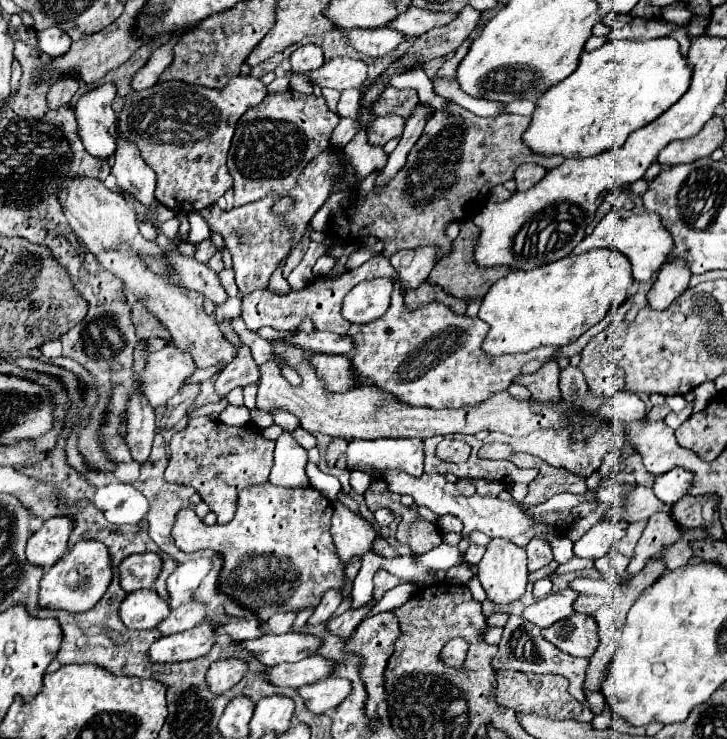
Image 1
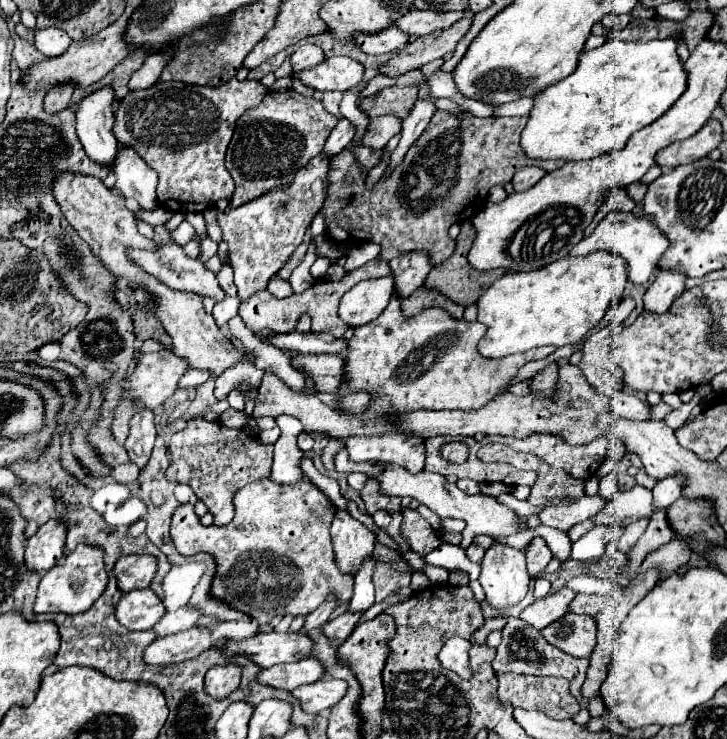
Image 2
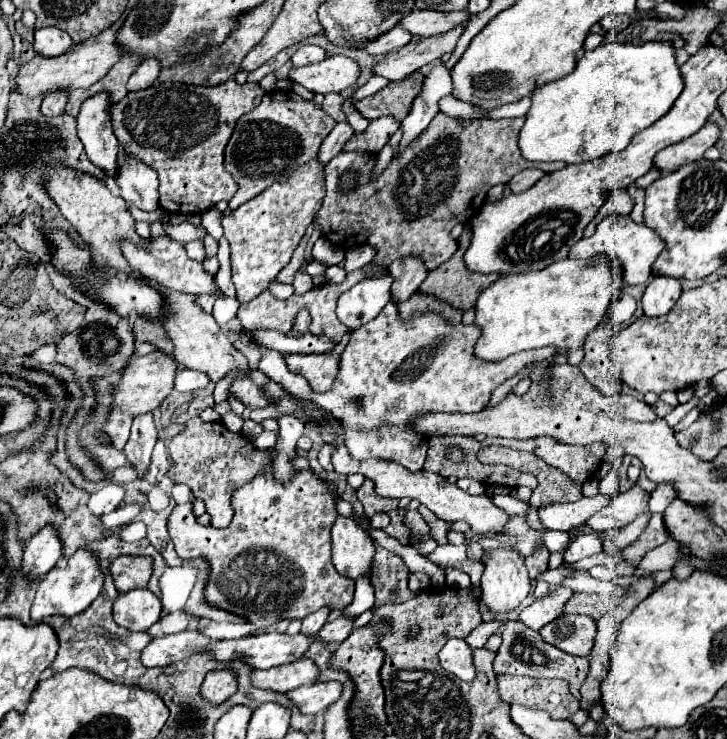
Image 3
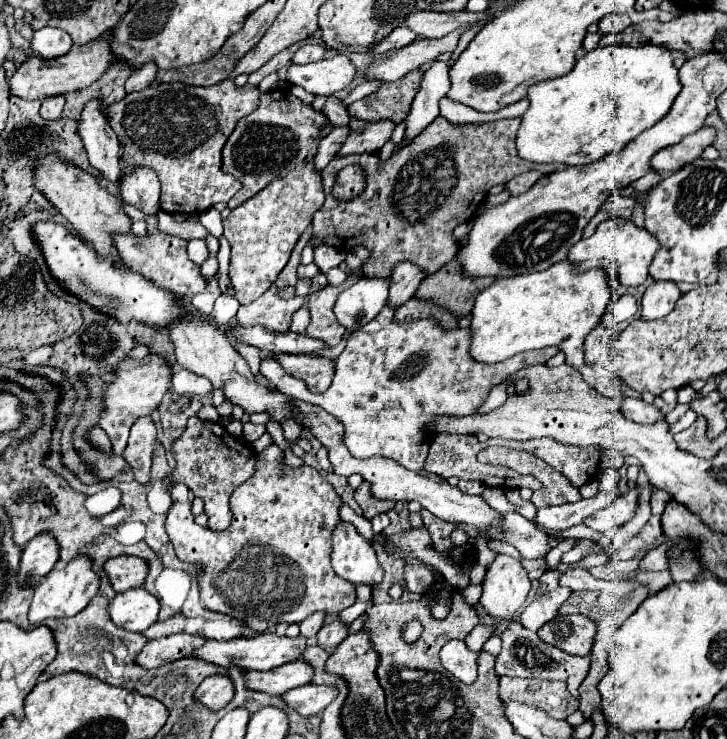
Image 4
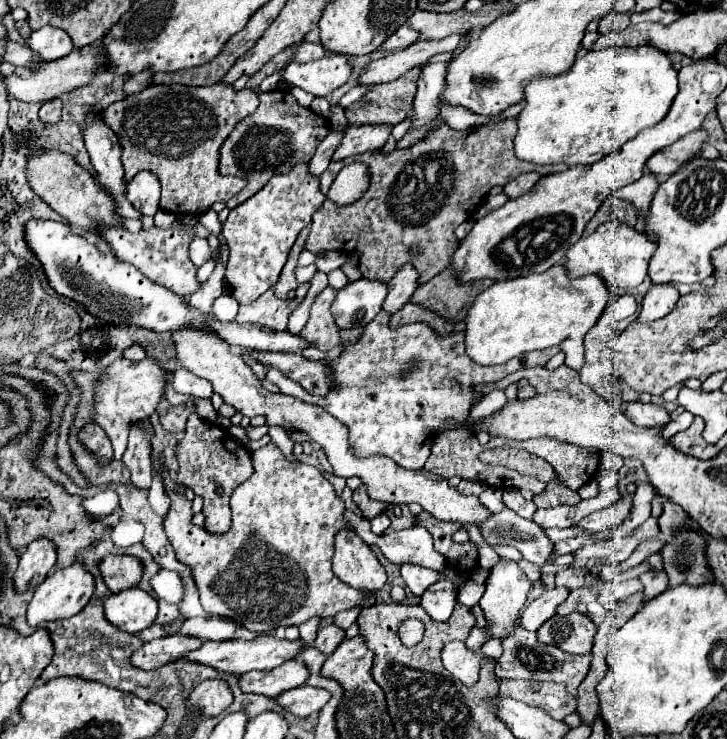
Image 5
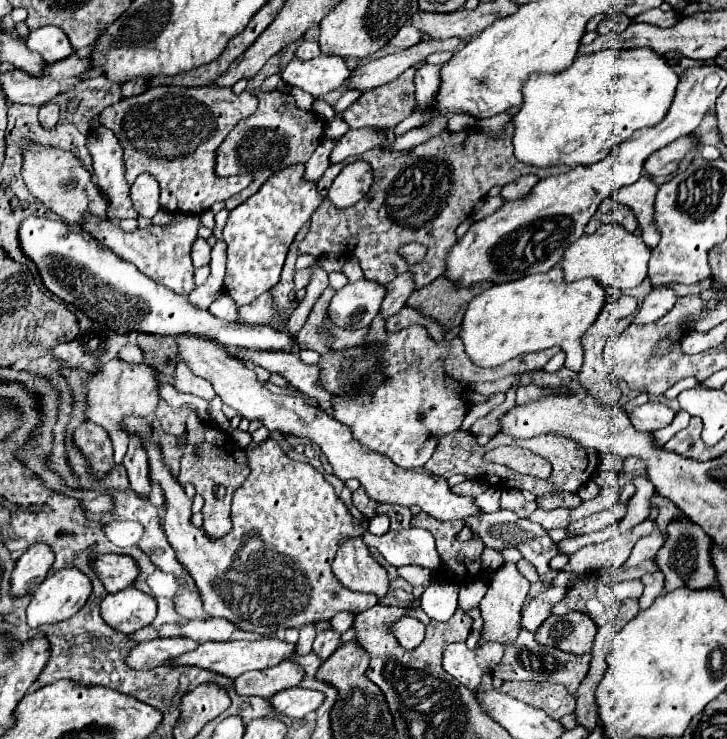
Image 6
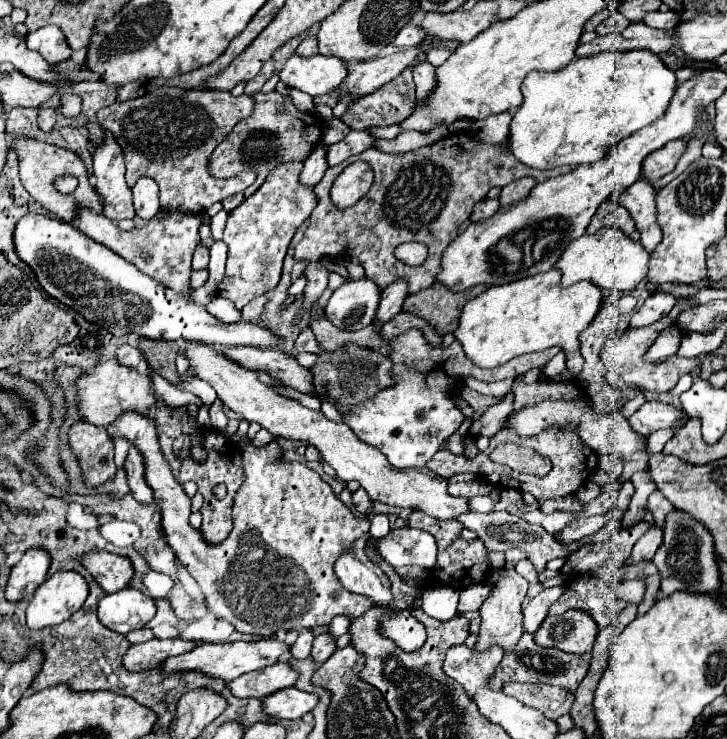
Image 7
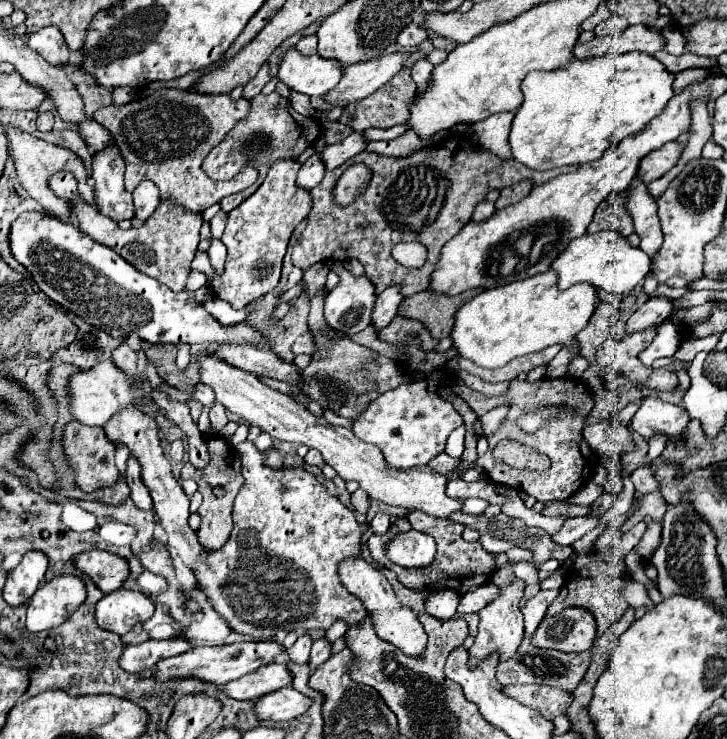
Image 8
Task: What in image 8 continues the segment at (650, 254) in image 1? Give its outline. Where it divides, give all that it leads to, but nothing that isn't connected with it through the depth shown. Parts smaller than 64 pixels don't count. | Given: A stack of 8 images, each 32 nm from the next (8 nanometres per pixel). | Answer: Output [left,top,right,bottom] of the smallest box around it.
[552,230,650,296]

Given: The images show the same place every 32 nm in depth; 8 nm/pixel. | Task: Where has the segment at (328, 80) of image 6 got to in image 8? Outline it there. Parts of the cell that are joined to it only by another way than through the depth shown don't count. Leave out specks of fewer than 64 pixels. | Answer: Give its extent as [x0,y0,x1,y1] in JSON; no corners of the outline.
[278,48,344,96]

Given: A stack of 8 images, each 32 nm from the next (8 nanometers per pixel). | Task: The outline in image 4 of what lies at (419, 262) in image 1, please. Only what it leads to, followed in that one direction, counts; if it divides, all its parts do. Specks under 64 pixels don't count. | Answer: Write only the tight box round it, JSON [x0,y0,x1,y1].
[388,260,426,308]

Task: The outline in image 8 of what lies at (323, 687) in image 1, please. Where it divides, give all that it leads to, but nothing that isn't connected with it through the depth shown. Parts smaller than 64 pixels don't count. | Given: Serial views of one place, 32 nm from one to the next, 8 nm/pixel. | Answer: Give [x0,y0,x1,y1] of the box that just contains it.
[256,686,312,720]

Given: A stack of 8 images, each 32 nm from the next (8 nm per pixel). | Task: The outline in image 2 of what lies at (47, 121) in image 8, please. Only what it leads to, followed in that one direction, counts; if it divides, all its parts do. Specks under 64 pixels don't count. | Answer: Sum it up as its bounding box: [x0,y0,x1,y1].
[44,82,76,112]

